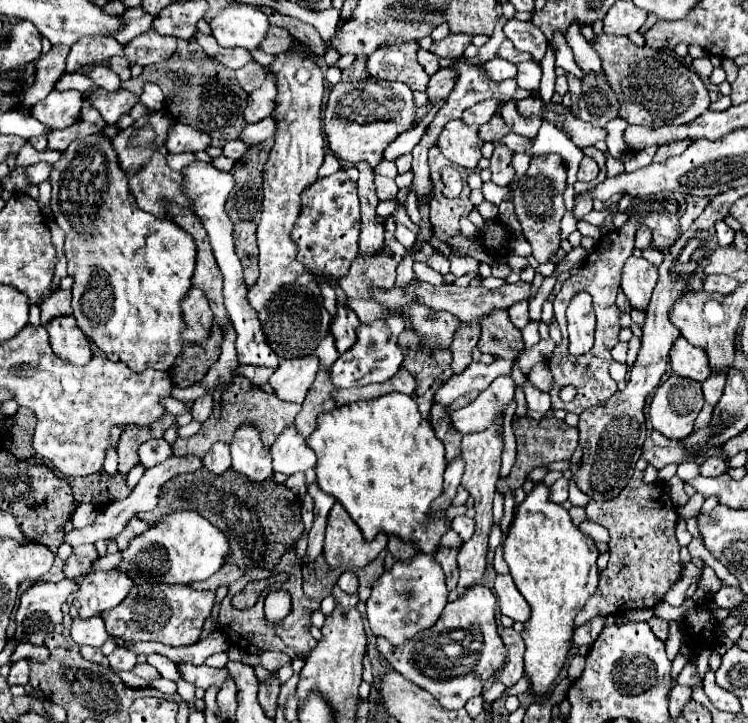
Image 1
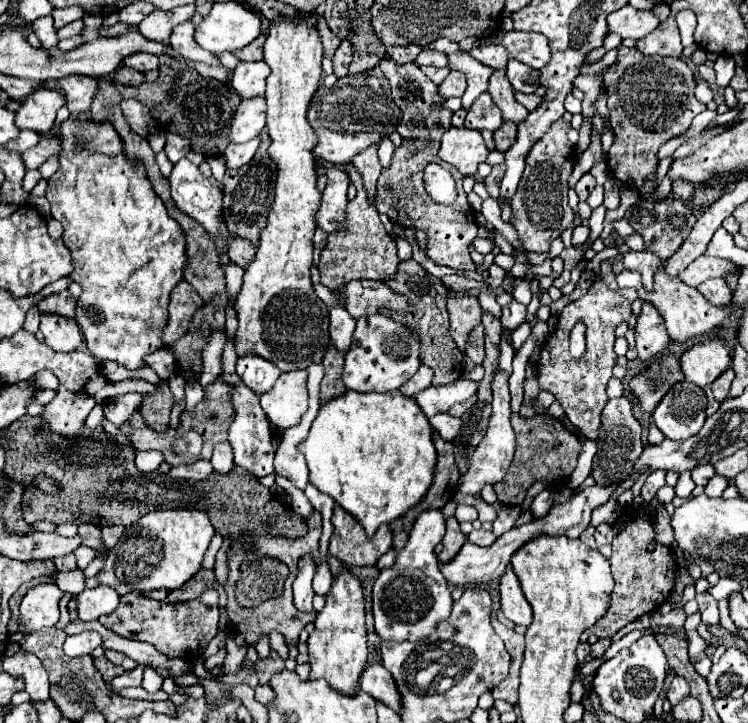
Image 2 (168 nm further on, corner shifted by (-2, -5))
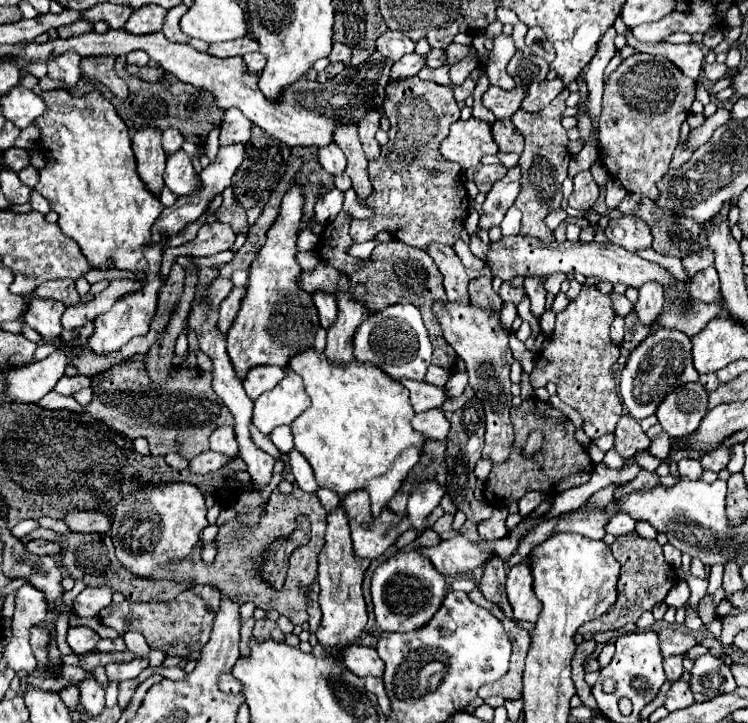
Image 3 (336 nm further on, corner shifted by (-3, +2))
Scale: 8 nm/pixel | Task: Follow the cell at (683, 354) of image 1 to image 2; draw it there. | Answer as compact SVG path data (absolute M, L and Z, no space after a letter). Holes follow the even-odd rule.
M724 341L698 343L684 351L680 357L684 379L696 383L698 387L714 383L730 365L732 355Z

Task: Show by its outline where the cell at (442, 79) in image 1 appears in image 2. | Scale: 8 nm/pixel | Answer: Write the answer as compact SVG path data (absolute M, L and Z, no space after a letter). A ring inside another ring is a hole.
M450 71L448 77L438 85L438 95L442 95L442 99L462 97L464 91L466 91L466 77L460 71Z

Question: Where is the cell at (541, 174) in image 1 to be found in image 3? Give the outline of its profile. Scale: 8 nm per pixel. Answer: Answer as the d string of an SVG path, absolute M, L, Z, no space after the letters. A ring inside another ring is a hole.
M565 88L551 104L547 104L539 112L525 112L517 110L511 116L511 122L515 128L523 134L525 138L525 150L519 158L519 168L521 168L521 194L517 196L515 206L523 212L523 222L521 222L521 234L523 236L535 236L545 242L553 242L551 230L545 226L545 216L549 210L559 208L563 194L561 194L561 184L567 178L567 166L569 166L569 152L567 152L567 130L561 126L561 112L565 110L565 100L571 92Z

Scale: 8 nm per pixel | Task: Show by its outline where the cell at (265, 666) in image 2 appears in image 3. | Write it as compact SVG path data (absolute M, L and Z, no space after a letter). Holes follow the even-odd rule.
M261 618L261 620L255 622L253 636L255 636L257 640L267 640L267 638L271 638L271 640L275 640L275 642L277 642L277 640L285 640L285 636L283 636L283 632L279 630L277 622L271 622L271 620L267 620L267 618Z

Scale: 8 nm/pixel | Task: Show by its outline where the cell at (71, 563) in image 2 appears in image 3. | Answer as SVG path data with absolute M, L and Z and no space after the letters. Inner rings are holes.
M33 540L33 542L29 542L27 546L27 552L31 552L31 554L41 554L41 556L55 556L55 554L59 554L59 546L55 544L55 542L49 542L49 540Z

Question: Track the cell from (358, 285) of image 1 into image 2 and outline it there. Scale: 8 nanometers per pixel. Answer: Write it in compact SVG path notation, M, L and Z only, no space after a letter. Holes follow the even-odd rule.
M348 163L346 169L350 175L350 181L356 185L358 195L348 203L348 209L346 209L348 227L346 227L346 231L340 231L340 233L334 233L328 237L326 251L322 251L320 265L318 265L322 285L326 285L332 291L342 291L342 287L346 283L356 281L356 279L386 281L386 279L396 275L398 263L400 263L400 259L396 255L396 243L386 233L386 229L378 217L378 211L368 203L366 191L362 187L362 179L358 177L358 171L352 167L352 163Z

